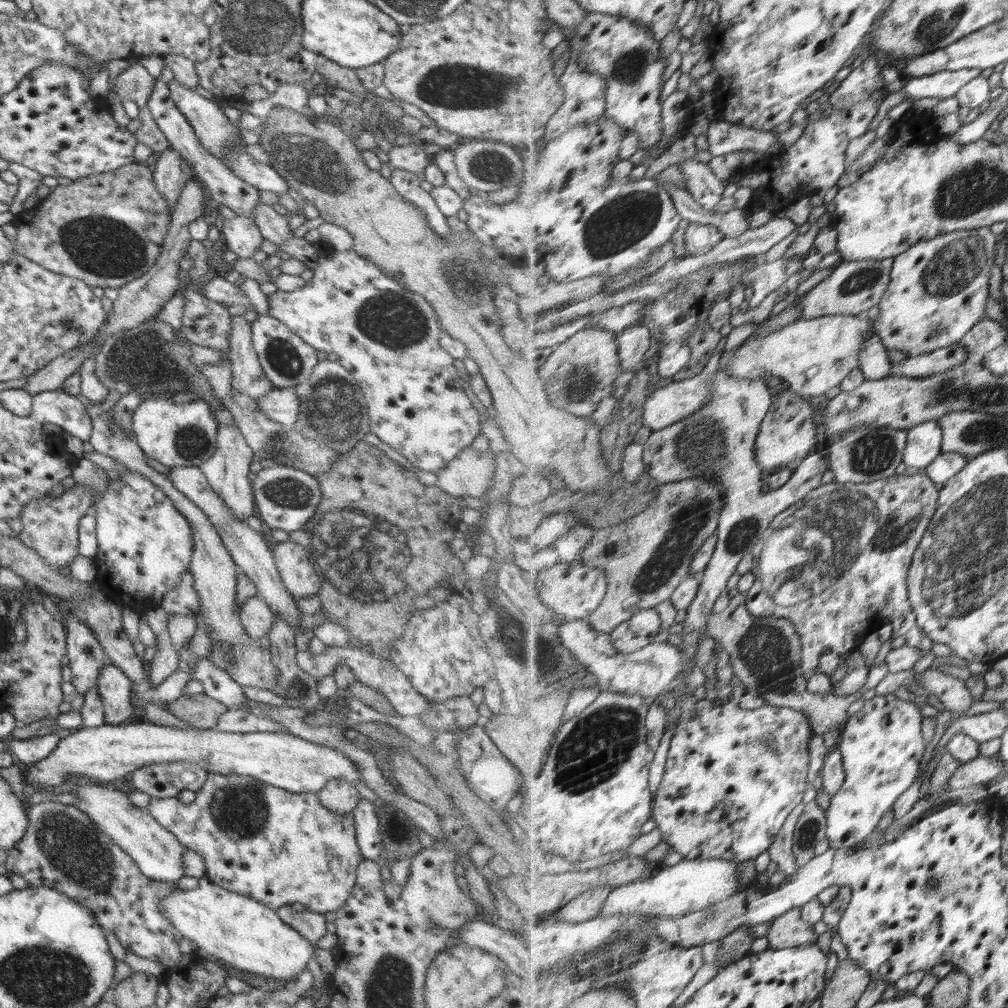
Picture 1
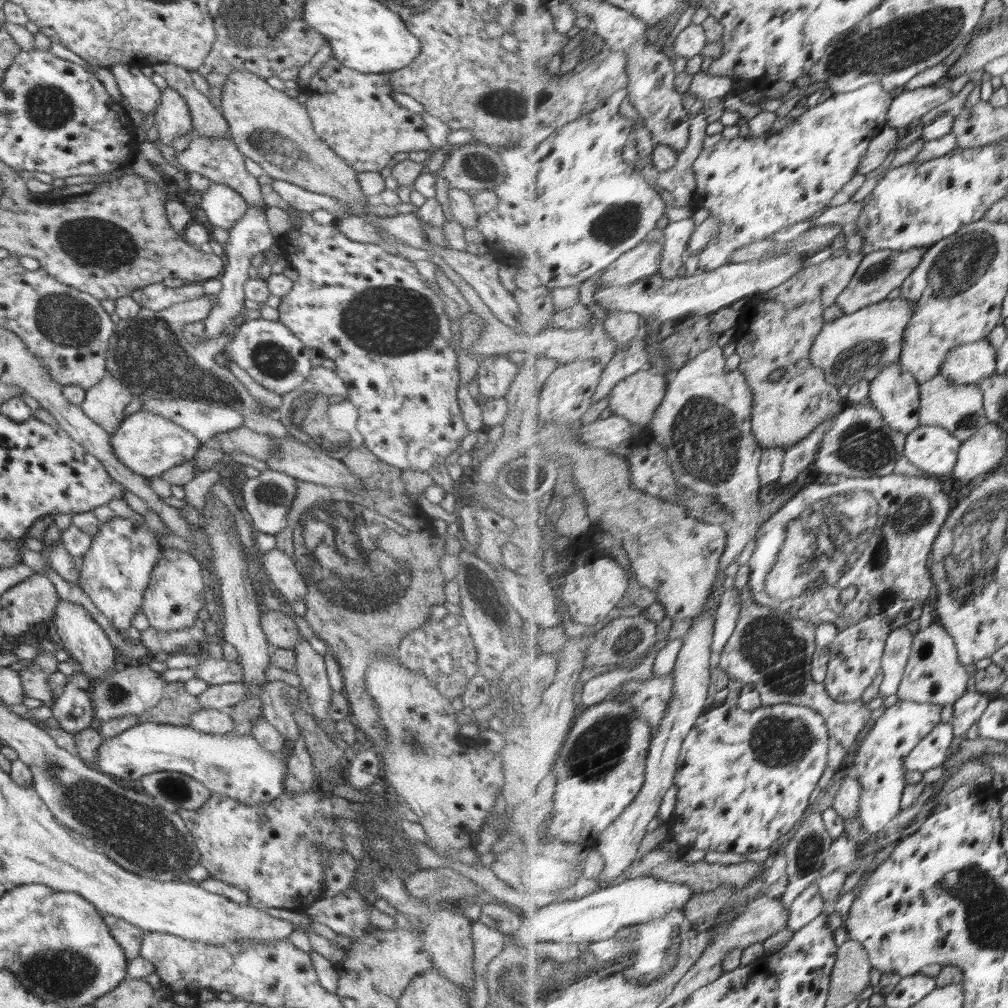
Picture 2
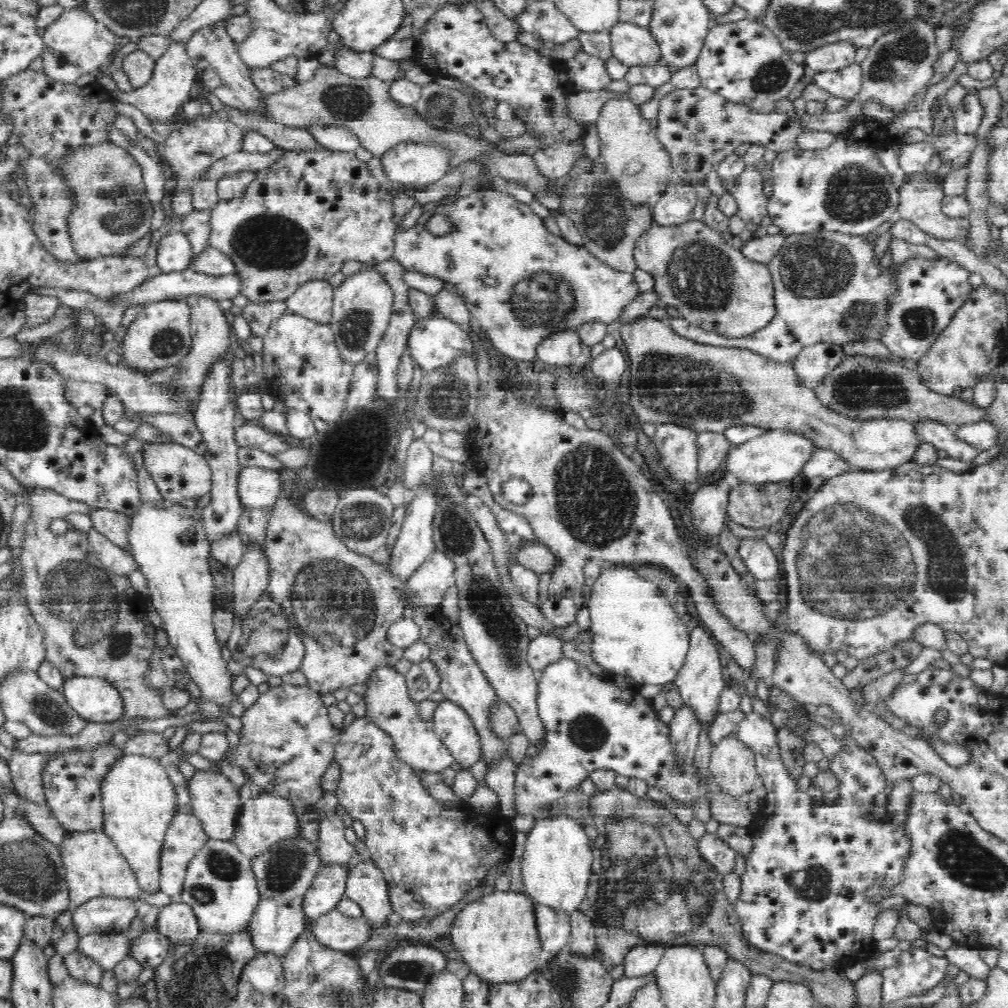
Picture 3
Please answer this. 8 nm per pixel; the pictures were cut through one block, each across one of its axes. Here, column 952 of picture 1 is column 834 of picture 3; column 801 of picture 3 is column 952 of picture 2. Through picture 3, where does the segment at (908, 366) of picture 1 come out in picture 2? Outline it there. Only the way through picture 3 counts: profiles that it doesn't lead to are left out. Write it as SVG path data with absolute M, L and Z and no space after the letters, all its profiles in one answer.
M984 339L952 350L940 373L961 385L979 384L998 373L998 364L998 347Z

